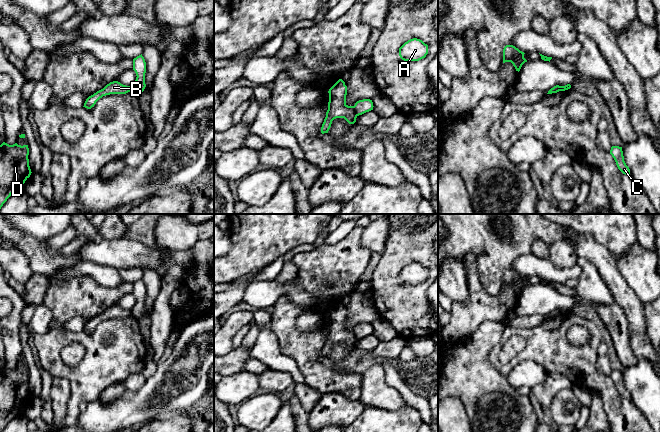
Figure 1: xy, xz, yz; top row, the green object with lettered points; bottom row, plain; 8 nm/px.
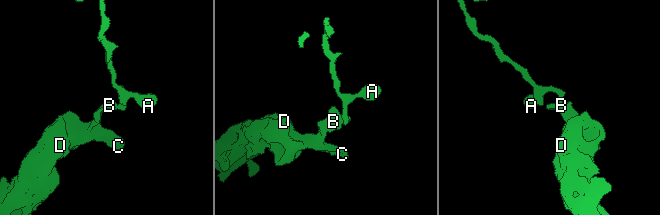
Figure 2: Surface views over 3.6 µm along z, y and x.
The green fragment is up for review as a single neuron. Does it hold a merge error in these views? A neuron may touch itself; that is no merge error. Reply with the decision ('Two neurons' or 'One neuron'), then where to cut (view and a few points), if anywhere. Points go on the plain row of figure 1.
Two neurons. Split along xz (353, 330), (357, 339)

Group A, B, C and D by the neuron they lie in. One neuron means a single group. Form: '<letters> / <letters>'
A / B C D

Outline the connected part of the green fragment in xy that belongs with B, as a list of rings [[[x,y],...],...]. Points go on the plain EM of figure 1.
[[[113,305],[107,308],[103,313],[89,320],[86,323],[83,331],[87,333],[91,333],[92,331],[94,331],[96,326],[103,320],[110,319],[110,318],[126,318],[128,316],[131,316],[131,310],[126,310],[118,305]]]

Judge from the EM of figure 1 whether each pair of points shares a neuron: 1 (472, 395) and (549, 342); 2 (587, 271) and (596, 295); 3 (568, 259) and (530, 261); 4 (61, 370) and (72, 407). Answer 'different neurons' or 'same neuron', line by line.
1: different neurons
2: same neuron
3: different neurons
4: same neuron

